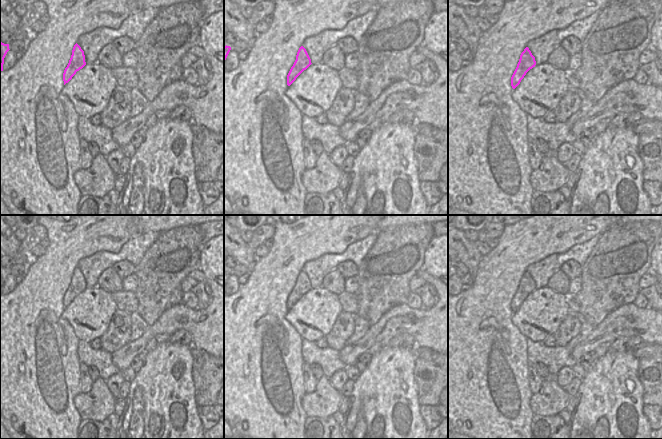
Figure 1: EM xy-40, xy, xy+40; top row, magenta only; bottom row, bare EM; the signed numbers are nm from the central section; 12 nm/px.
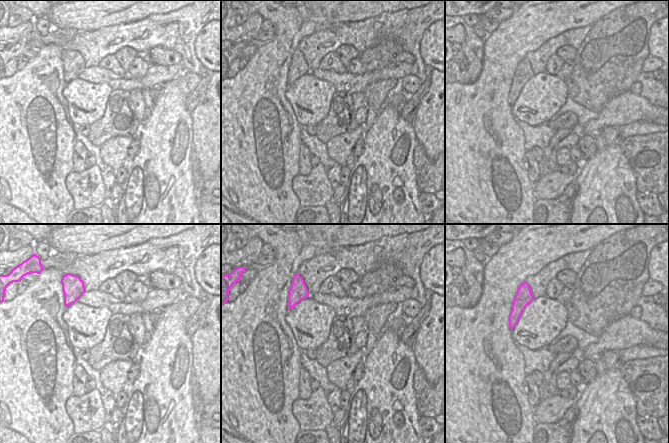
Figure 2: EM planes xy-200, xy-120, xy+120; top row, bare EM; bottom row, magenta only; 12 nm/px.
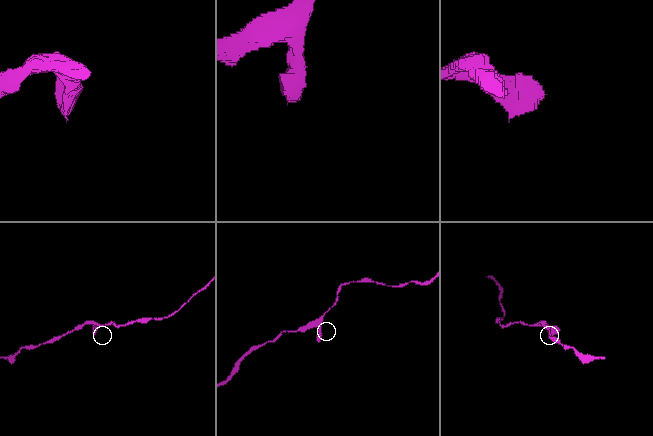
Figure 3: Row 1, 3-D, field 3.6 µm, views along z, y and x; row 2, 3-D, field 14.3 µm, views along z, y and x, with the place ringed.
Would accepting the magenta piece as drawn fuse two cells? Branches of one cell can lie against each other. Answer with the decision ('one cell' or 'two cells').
one cell

